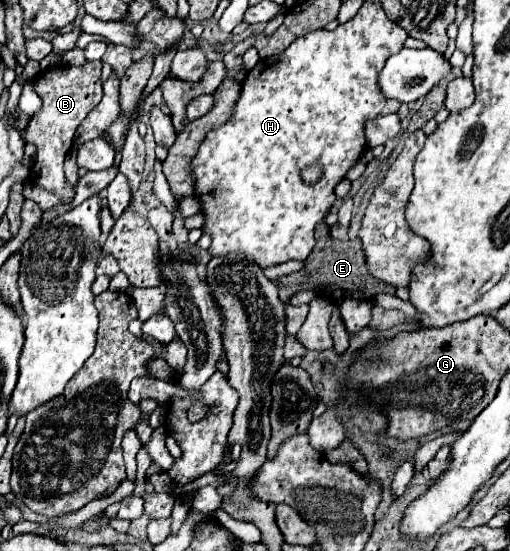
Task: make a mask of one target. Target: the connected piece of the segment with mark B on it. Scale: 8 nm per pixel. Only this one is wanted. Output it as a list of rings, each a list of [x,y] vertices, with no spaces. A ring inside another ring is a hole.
[[[85,62],[83,66],[53,66],[37,74],[33,82],[35,92],[41,96],[43,104],[39,112],[31,118],[27,128],[27,142],[37,144],[37,160],[33,164],[33,180],[45,190],[61,196],[63,200],[71,200],[75,196],[75,188],[65,182],[63,160],[73,146],[73,136],[81,120],[101,102],[101,62]]]

